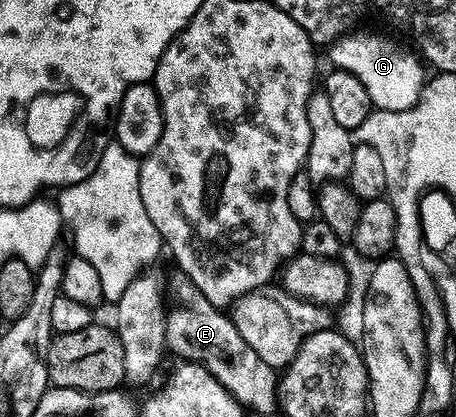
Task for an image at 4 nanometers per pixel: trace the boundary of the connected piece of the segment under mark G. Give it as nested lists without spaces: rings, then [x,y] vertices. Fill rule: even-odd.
[[[350,32],[328,47],[327,53],[333,61],[332,65],[338,70],[351,72],[351,76],[356,76],[363,88],[367,88],[369,101],[376,109],[399,112],[414,106],[427,81],[426,67],[422,59],[408,45],[400,46],[381,34],[357,33],[361,32]]]

